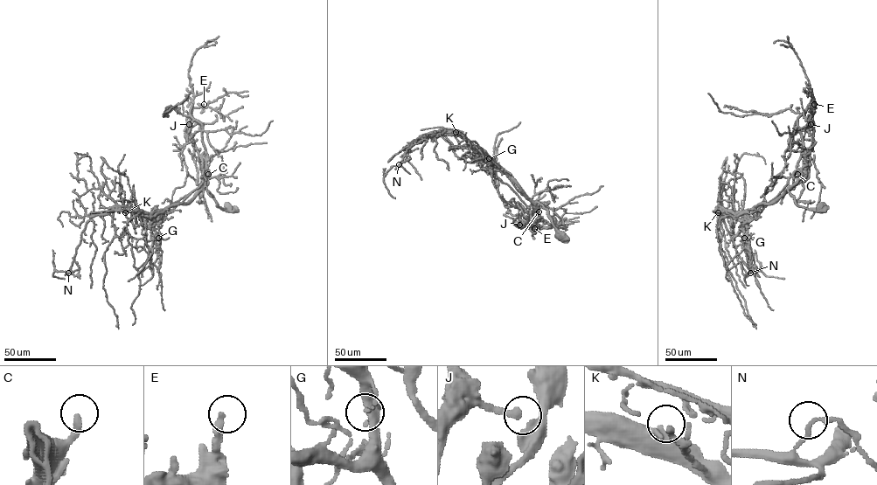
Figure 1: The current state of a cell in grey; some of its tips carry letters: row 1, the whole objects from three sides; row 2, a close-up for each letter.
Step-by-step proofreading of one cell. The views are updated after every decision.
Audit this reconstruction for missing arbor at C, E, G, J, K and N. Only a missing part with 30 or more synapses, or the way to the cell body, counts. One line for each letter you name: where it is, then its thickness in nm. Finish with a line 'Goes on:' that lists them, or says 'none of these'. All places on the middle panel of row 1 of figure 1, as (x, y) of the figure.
Goes on: none of these

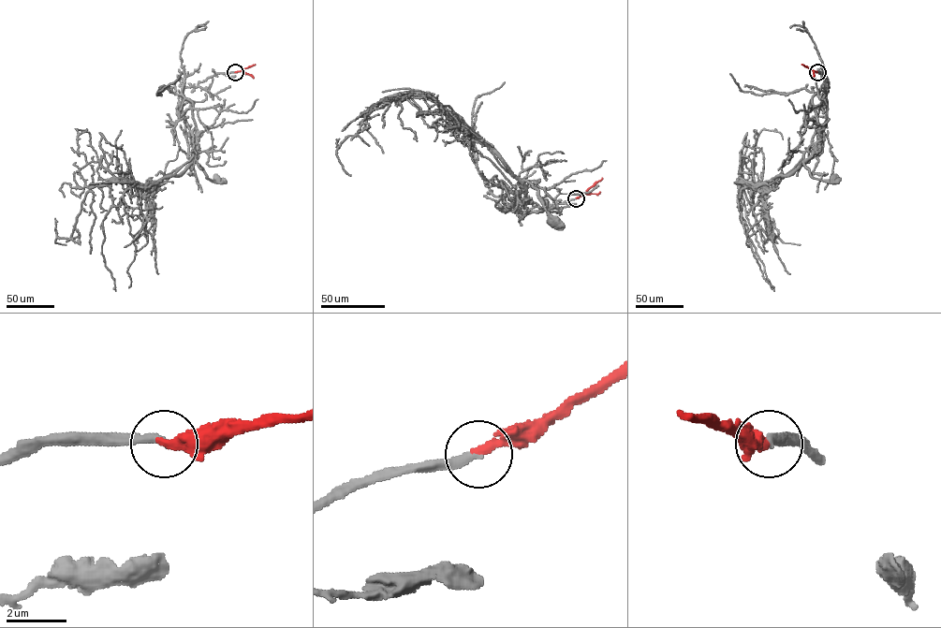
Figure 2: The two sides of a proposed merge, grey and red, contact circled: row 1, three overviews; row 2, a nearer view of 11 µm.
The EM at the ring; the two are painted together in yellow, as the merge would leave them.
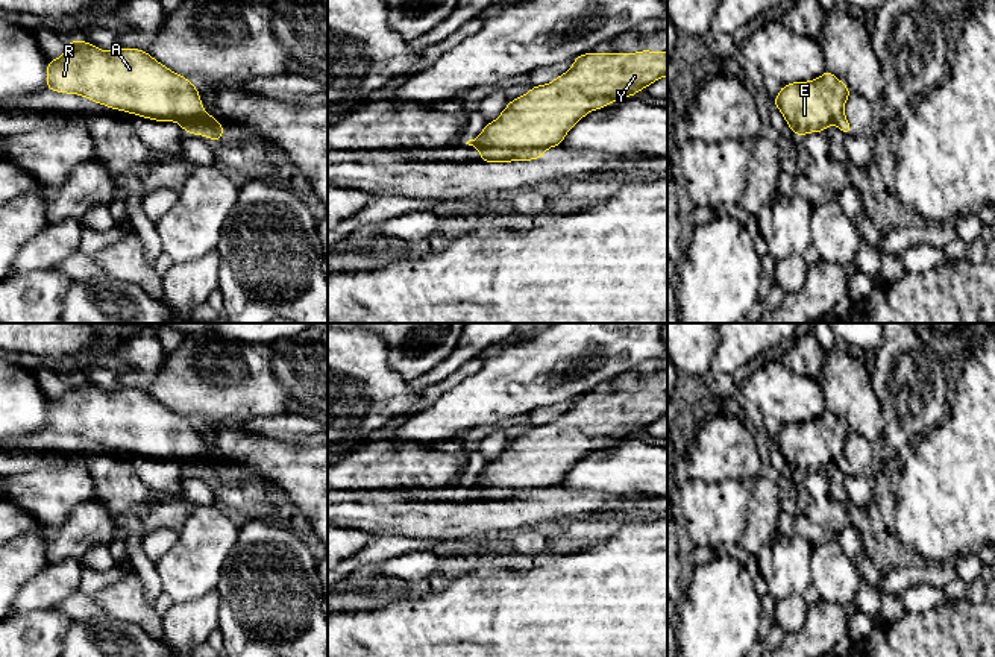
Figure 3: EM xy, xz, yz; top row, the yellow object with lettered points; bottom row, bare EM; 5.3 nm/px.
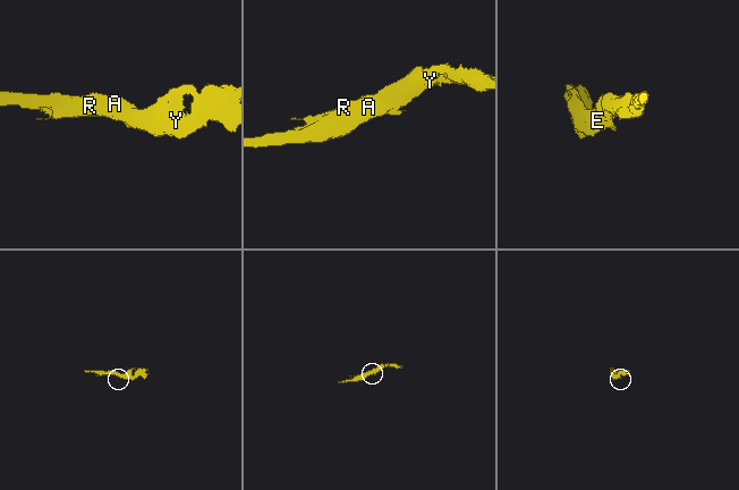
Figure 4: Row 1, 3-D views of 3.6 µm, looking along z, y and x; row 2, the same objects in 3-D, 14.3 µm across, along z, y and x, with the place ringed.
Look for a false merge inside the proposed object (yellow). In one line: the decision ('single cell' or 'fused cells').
single cell

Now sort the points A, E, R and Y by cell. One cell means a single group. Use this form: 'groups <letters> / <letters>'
groups A E R Y

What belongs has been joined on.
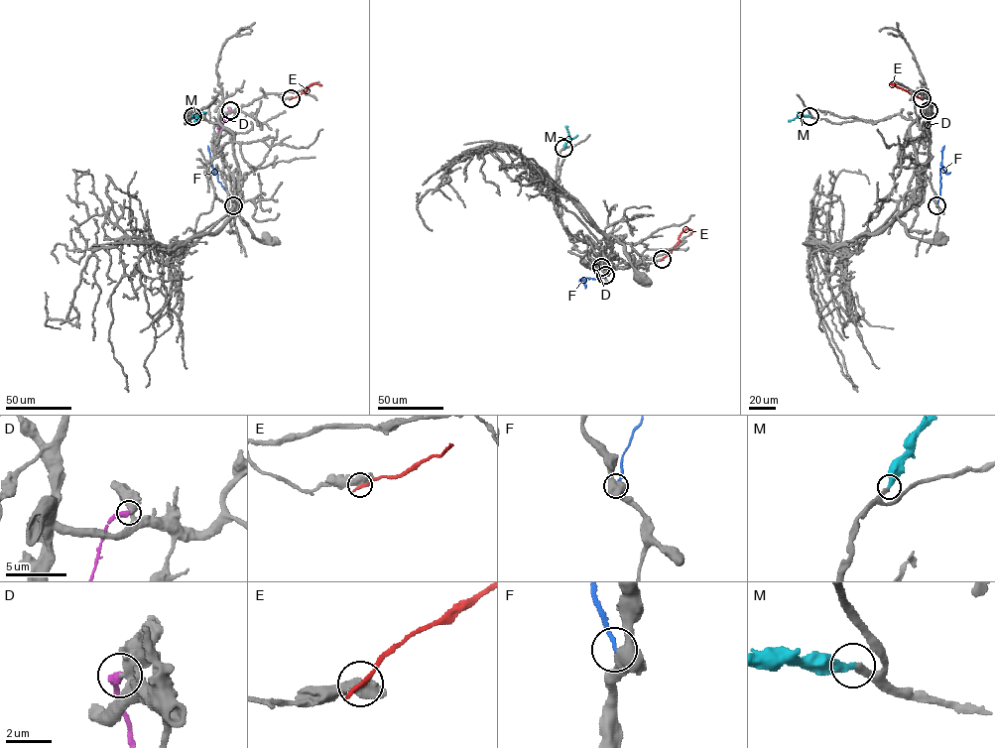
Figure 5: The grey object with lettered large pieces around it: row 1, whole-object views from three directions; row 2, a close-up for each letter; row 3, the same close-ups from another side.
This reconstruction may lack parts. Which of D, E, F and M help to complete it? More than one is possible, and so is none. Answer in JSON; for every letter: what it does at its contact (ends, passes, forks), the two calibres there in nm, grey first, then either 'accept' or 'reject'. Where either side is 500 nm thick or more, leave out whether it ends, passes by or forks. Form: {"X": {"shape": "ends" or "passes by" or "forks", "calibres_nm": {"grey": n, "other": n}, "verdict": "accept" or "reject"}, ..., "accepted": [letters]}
{"D": {"shape": "ends", "calibres_nm": {"grey": 400, "other": 440}, "verdict": "reject"}, "E": {"shape": "ends", "calibres_nm": {"grey": 480, "other": 280}, "verdict": "reject"}, "F": {"shape": "ends", "calibres_nm": {"grey": 440, "other": 180}, "verdict": "reject"}, "M": {"shape": "ends", "calibres_nm": {"grey": 280, "other": 440}, "verdict": "accept"}, "accepted": ["M"]}

